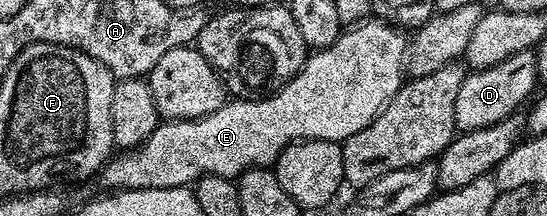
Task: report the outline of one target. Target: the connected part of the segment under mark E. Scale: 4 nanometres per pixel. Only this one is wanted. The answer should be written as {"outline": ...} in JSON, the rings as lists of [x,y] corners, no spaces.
{"outline":[[[375,17],[361,23],[356,23],[355,26],[346,28],[346,30],[339,34],[337,41],[333,41],[333,45],[312,50],[304,61],[303,68],[279,91],[275,91],[271,95],[264,95],[258,99],[232,98],[230,101],[224,103],[221,109],[217,109],[213,113],[209,113],[200,119],[173,119],[160,122],[159,127],[153,129],[153,133],[149,133],[149,137],[144,140],[142,144],[130,150],[124,150],[122,153],[112,154],[111,158],[103,164],[97,175],[97,179],[103,182],[104,185],[107,186],[106,190],[111,193],[116,191],[132,191],[133,189],[191,187],[198,179],[206,175],[216,175],[217,177],[234,180],[236,177],[242,175],[243,172],[252,170],[255,167],[271,167],[277,161],[280,153],[286,149],[290,143],[299,143],[302,139],[320,139],[321,141],[342,144],[343,140],[353,137],[353,133],[361,133],[361,129],[365,129],[365,125],[369,125],[374,121],[374,119],[383,112],[388,101],[391,100],[391,98],[398,93],[399,88],[403,86],[405,82],[407,44],[409,42],[408,36],[405,37],[403,35],[406,34],[404,34],[400,28],[386,21],[380,21]]]}

